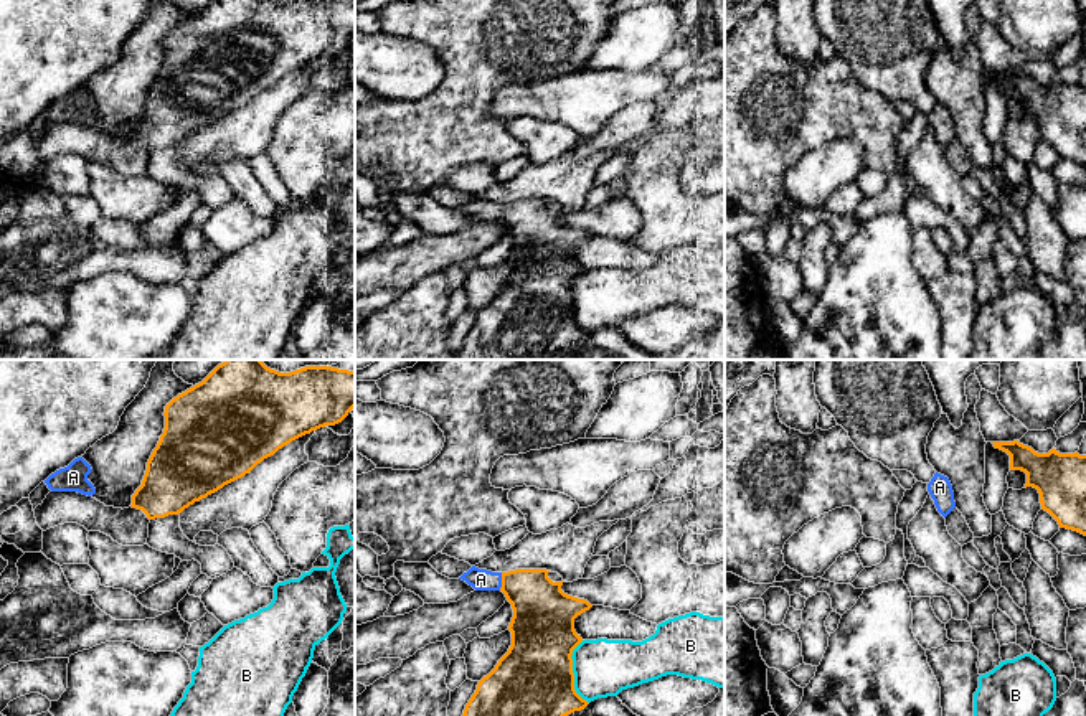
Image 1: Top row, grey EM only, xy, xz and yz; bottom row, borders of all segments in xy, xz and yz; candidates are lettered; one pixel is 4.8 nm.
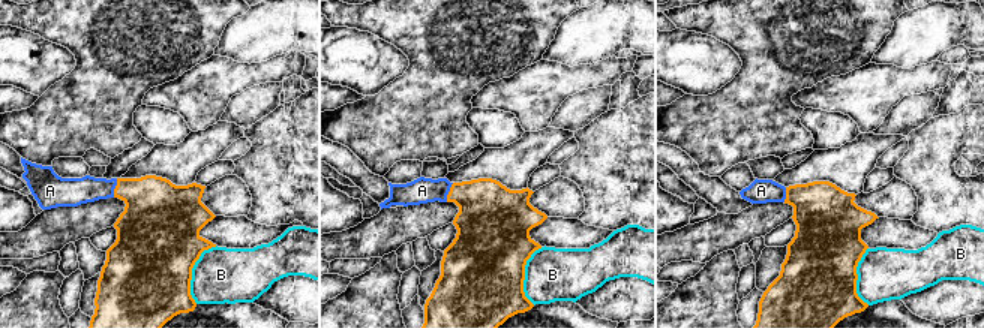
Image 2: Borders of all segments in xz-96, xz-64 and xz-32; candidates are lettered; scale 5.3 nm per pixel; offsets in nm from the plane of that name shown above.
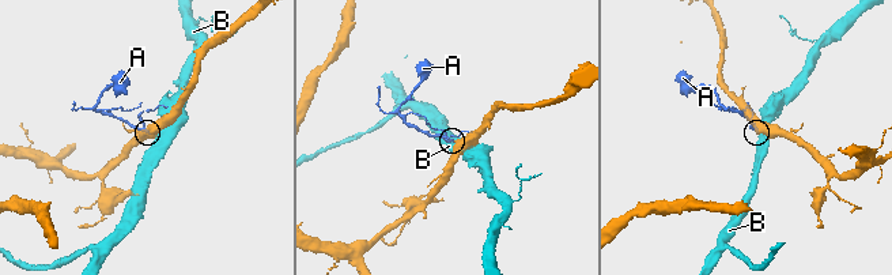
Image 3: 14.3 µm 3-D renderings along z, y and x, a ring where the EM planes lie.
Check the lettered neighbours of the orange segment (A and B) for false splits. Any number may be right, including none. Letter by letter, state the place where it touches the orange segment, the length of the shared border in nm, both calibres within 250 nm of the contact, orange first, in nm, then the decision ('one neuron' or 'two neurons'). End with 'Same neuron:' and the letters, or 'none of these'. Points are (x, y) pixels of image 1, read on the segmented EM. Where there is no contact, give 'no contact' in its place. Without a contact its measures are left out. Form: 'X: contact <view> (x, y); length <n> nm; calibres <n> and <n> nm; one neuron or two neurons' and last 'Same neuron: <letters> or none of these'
A: contact xz (502, 581); length 90 nm; calibres 280 and 110 nm; one neuron
B: contact xz (571, 672); length 320 nm; calibres 380 and 280 nm; two neurons
Same neuron: A

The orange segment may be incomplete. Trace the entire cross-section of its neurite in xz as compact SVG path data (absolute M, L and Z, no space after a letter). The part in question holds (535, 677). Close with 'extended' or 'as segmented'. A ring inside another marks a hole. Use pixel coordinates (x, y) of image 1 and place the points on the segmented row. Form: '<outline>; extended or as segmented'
M472 566L459 579L465 581L475 591L502 591L512 604L513 617L508 625L512 645L498 660L495 668L484 676L472 698L465 704L462 716L568 716L584 709L589 703L574 690L573 650L583 642L574 630L574 619L593 605L561 591L561 582L553 582L546 569L515 569L508 572L492 572Z; extended

